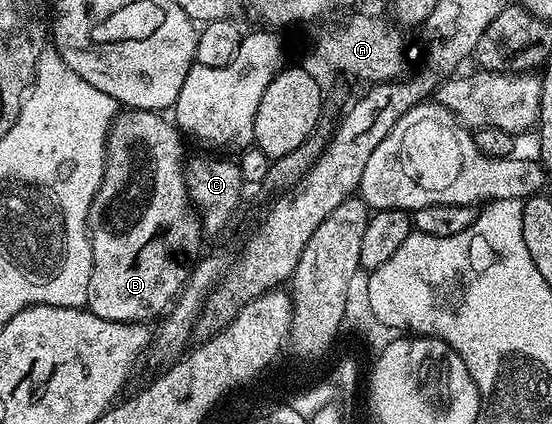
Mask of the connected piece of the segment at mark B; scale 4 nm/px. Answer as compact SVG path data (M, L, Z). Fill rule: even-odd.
M125 110L109 128L109 142L105 146L105 177L89 207L93 269L89 275L87 308L99 318L111 322L156 321L181 295L181 289L189 280L190 271L199 256L197 251L201 248L203 229L185 185L187 155L181 145L183 136L163 117L161 112Z

